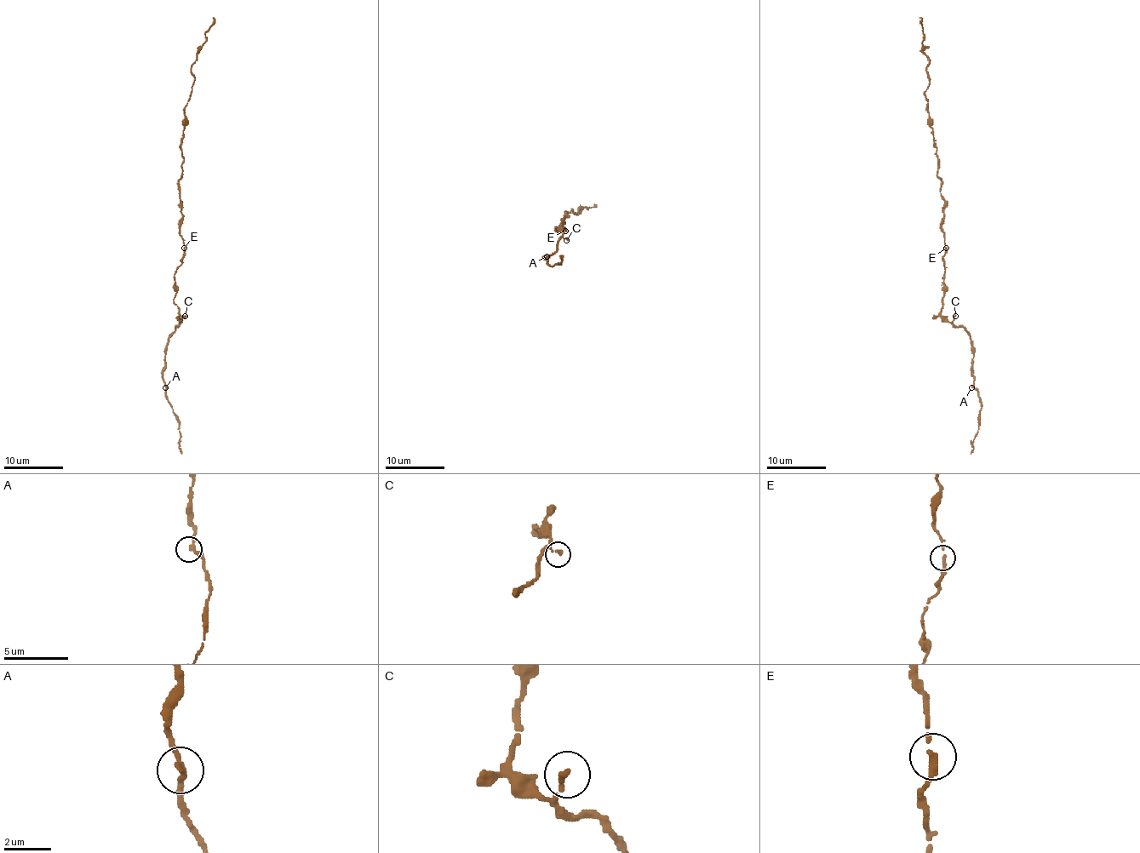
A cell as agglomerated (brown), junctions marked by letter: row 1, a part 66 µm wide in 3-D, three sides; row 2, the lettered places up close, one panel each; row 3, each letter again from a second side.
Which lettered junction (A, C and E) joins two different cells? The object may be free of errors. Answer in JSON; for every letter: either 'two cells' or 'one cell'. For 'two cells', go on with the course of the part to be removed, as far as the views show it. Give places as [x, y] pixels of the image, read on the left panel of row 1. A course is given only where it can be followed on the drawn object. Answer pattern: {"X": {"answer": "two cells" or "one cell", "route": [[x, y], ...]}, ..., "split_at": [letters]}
{"A": {"answer": "one cell"}, "C": {"answer": "one cell"}, "E": {"answer": "one cell"}, "split_at": []}

